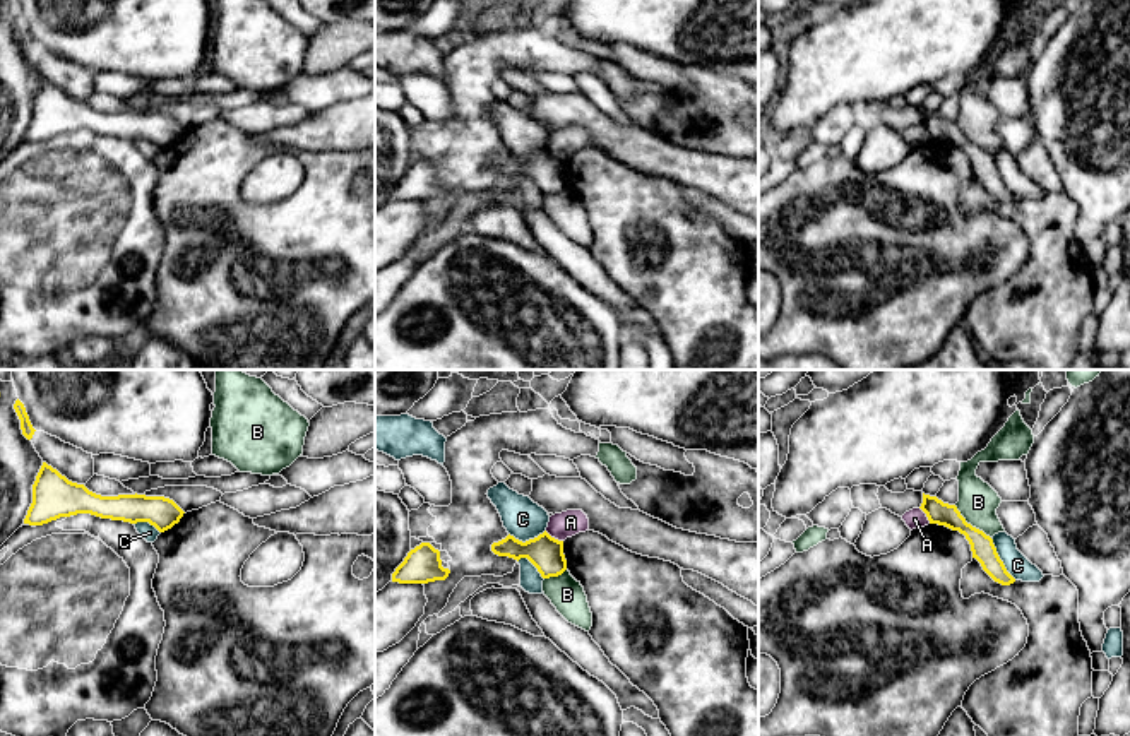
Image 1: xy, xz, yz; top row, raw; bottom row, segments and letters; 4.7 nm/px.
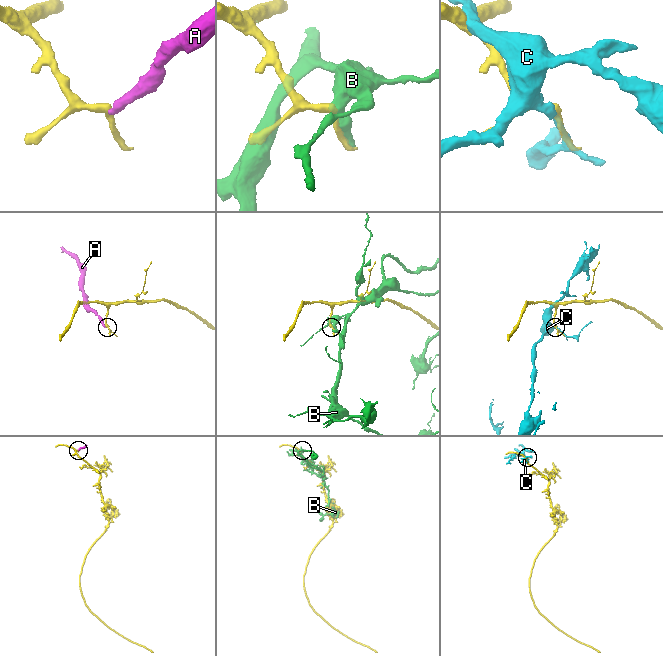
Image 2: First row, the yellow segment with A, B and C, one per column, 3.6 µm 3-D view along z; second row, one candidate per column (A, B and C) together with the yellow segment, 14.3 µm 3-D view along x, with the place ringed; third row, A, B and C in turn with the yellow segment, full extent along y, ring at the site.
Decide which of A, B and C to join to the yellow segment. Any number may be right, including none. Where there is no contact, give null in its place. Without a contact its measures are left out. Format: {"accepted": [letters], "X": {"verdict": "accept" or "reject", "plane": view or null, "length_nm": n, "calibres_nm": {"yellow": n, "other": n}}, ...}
{"accepted": [], "A": {"verdict": "reject", "plane": "xz", "length_nm": 100, "calibres_nm": {"yellow": 160, "other": 120}}, "B": {"verdict": "reject", "plane": "yz", "length_nm": 240, "calibres_nm": {"yellow": 110, "other": 190}}, "C": {"verdict": "reject", "plane": "yz", "length_nm": 240, "calibres_nm": {"yellow": 110, "other": 110}}}

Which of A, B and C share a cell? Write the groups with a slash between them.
A / B / C

